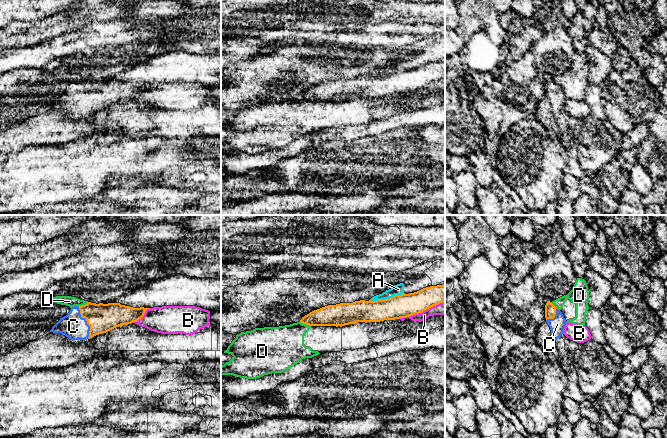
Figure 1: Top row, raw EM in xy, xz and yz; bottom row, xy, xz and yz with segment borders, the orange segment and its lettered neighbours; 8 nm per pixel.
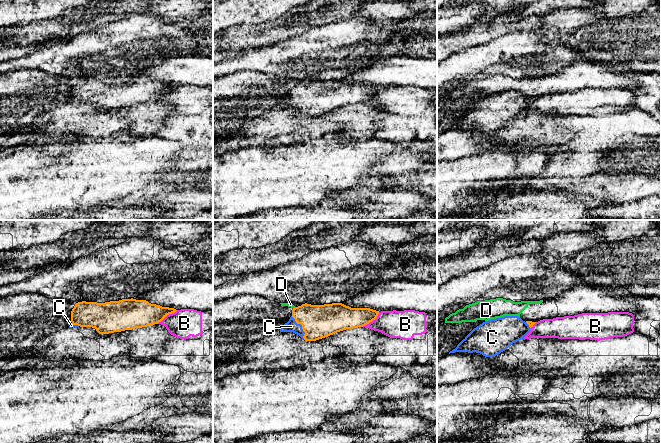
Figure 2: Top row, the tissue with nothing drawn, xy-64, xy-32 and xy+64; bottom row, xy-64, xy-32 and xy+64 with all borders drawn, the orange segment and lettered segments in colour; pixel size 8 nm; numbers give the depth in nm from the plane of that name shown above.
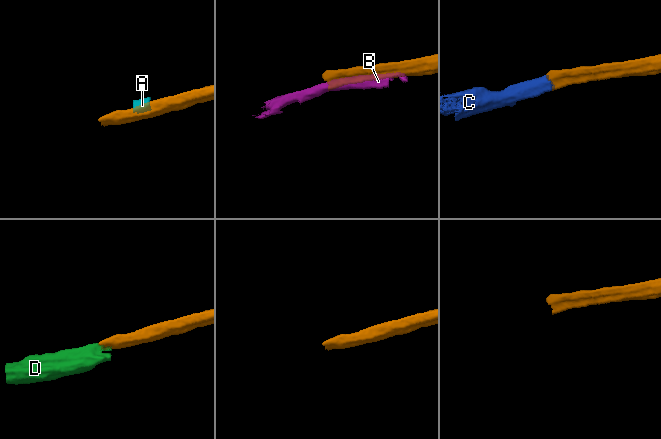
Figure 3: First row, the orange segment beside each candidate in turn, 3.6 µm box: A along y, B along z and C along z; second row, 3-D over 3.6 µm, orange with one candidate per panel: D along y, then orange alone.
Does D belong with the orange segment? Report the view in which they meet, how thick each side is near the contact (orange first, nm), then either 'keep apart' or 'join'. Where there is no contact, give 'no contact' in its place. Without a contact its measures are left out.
contact in xz; calibres 180 and 320 nm; keep apart

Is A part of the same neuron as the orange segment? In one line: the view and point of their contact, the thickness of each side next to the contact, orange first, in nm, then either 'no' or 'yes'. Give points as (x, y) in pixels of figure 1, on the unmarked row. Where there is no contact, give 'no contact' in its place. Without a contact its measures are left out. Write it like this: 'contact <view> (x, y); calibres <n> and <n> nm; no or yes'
contact xz (387, 75); calibres 190 and 90 nm; no

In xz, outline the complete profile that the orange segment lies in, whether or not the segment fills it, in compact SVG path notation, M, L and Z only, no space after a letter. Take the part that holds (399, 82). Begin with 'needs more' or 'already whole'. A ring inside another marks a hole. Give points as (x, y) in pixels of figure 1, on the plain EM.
already whole; M445 60L423 64L409 70L395 71L392 74L377 77L355 77L353 79L340 79L328 81L314 86L302 93L301 99L309 102L345 102L357 98L380 98L395 96L422 89L423 87L445 78Z

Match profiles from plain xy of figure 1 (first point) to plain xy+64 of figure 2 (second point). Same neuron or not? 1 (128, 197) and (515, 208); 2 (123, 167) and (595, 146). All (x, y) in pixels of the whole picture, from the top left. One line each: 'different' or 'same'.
1: same
2: different

